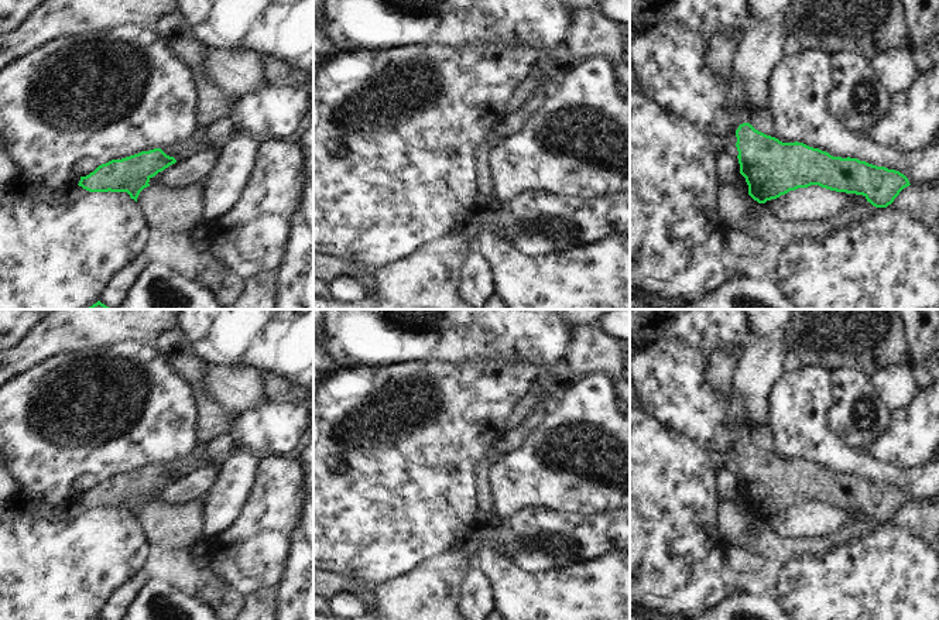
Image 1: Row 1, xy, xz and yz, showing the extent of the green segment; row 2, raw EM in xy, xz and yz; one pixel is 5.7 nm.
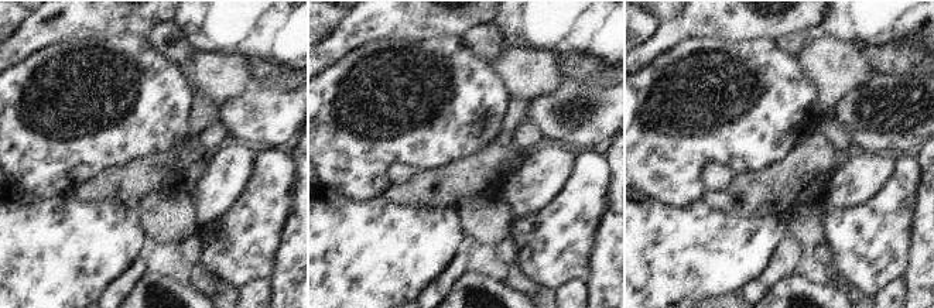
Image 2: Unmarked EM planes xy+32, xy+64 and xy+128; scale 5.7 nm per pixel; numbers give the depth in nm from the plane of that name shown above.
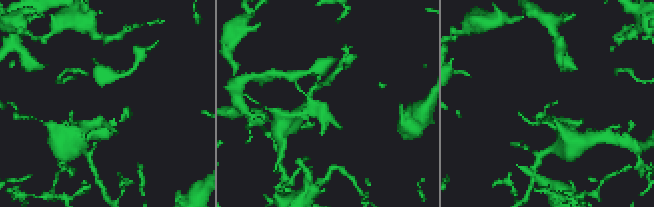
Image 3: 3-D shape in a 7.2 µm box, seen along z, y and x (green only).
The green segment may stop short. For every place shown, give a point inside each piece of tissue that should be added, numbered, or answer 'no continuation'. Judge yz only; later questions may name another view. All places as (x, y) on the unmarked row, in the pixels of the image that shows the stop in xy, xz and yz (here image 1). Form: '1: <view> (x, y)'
1: yz (743, 431).

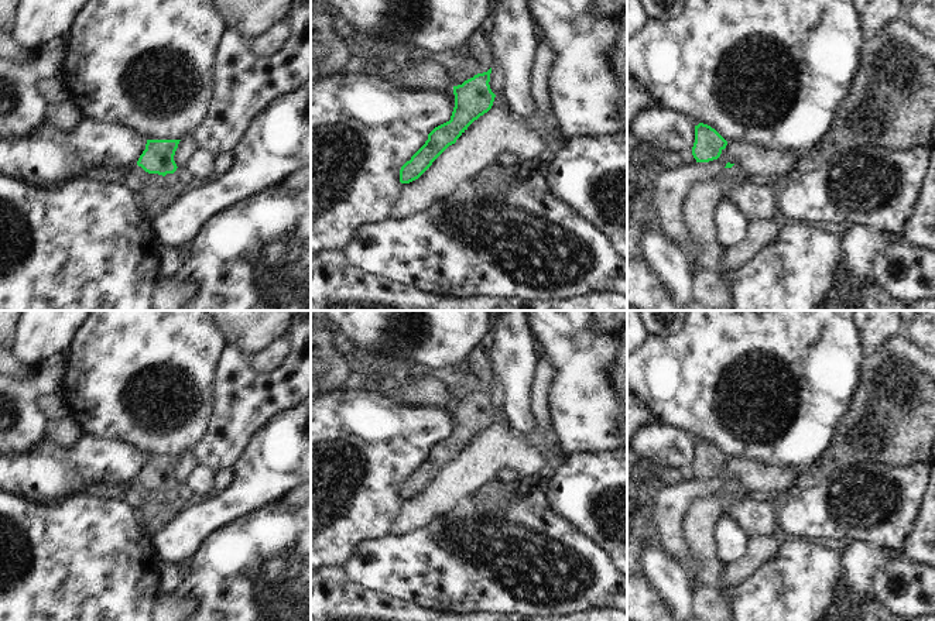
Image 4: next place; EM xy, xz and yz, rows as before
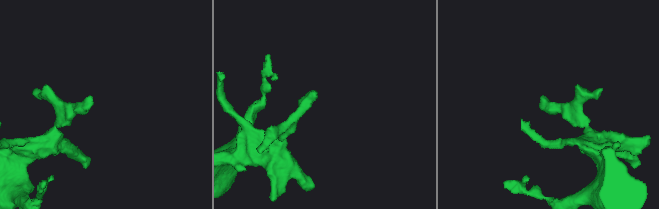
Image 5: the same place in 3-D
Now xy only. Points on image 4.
1: xy (185, 493).

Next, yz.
1: yz (733, 487).

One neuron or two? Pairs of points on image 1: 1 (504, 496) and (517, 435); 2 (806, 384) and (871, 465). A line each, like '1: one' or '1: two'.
1: two
2: one

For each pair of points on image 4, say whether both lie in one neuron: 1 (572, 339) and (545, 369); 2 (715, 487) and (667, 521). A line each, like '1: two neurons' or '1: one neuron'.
1: two neurons
2: one neuron

